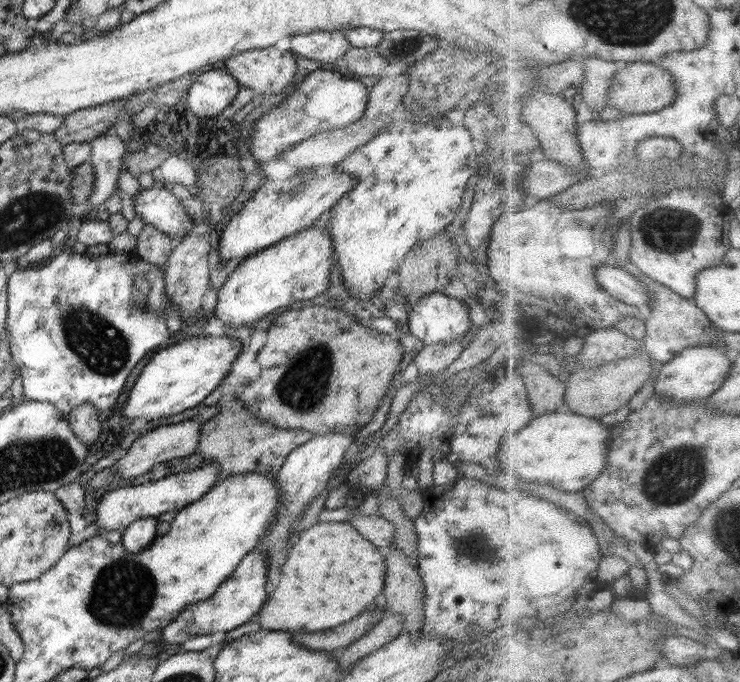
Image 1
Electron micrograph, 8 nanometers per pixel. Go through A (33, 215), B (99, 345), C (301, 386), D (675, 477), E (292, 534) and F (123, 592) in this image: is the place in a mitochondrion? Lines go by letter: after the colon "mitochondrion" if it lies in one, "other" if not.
A: mitochondrion
B: mitochondrion
C: mitochondrion
D: mitochondrion
E: other
F: mitochondrion

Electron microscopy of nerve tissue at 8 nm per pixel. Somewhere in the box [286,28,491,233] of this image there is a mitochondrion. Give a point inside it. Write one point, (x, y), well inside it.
(400, 52)

